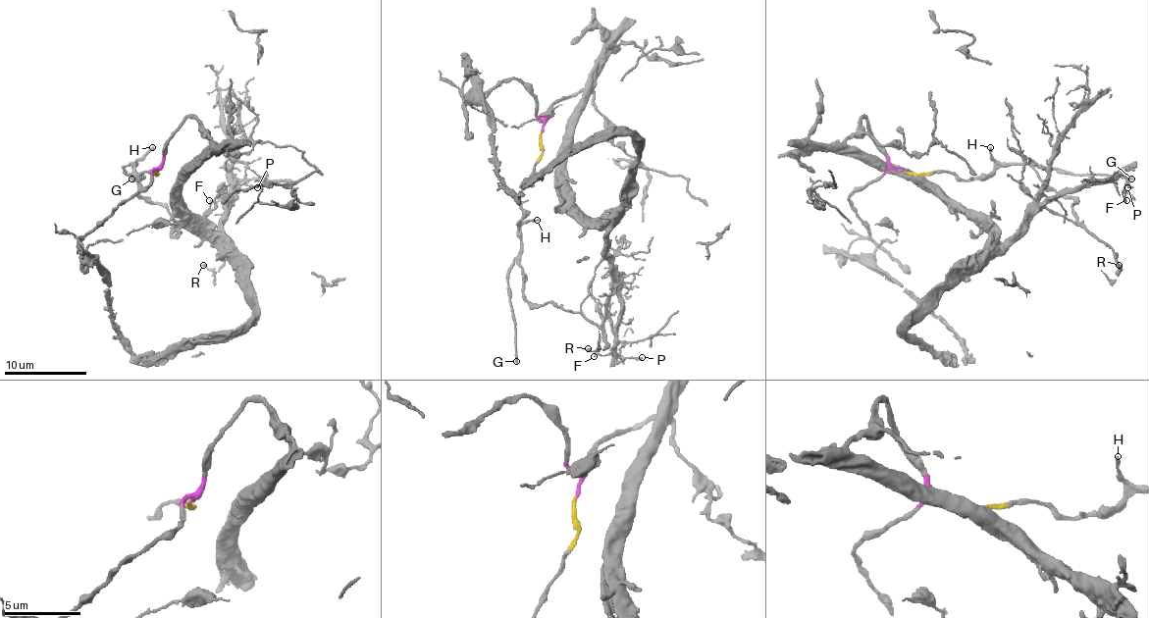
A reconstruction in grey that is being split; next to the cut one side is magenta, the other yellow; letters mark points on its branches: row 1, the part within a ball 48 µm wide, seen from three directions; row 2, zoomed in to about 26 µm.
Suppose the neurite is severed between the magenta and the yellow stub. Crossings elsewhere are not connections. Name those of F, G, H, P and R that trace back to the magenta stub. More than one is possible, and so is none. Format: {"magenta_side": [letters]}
{"magenta_side": ["F", "P"]}

